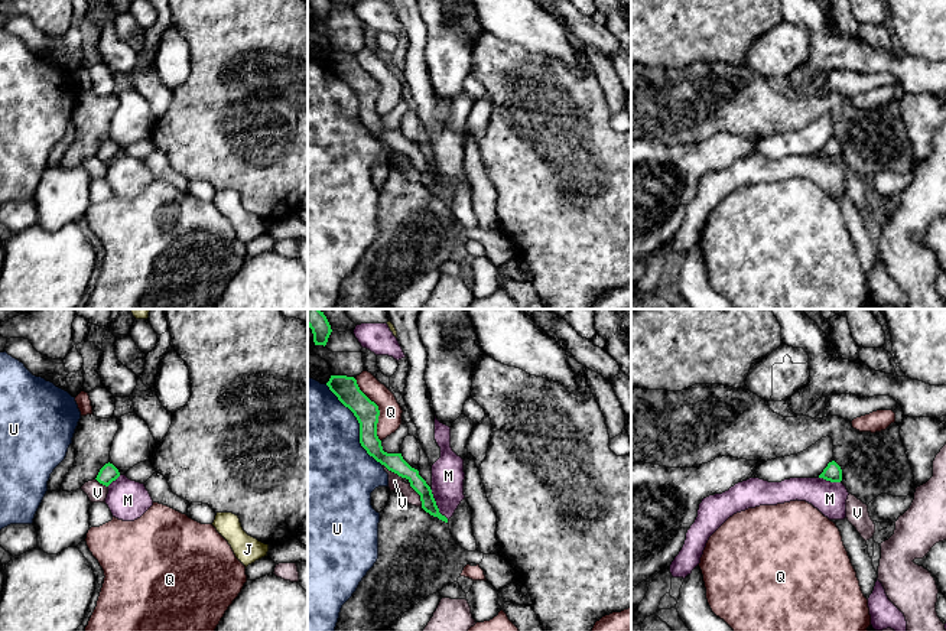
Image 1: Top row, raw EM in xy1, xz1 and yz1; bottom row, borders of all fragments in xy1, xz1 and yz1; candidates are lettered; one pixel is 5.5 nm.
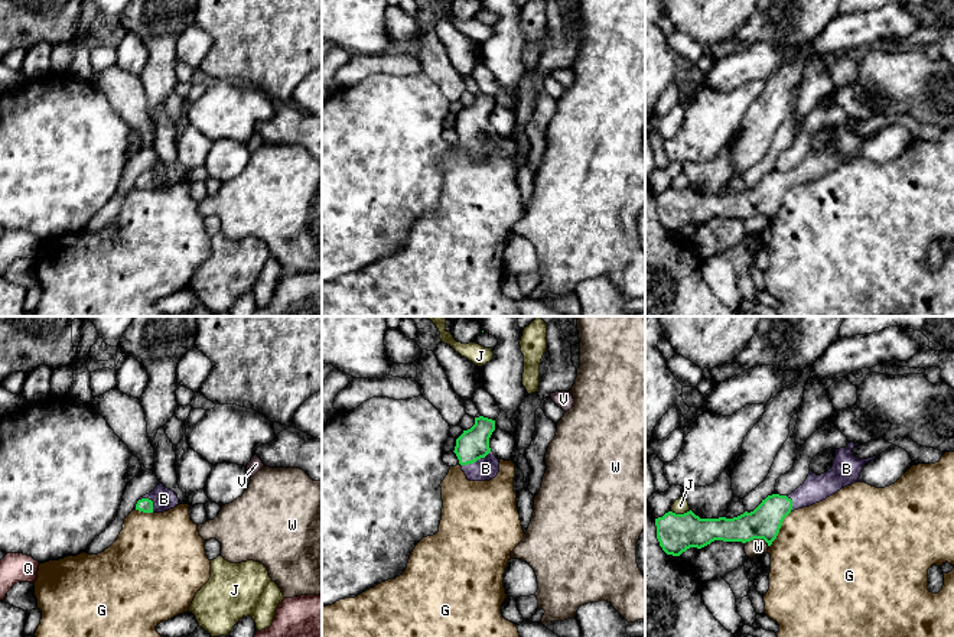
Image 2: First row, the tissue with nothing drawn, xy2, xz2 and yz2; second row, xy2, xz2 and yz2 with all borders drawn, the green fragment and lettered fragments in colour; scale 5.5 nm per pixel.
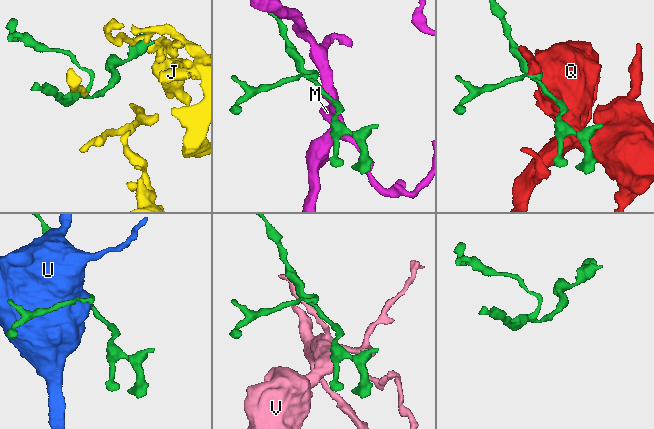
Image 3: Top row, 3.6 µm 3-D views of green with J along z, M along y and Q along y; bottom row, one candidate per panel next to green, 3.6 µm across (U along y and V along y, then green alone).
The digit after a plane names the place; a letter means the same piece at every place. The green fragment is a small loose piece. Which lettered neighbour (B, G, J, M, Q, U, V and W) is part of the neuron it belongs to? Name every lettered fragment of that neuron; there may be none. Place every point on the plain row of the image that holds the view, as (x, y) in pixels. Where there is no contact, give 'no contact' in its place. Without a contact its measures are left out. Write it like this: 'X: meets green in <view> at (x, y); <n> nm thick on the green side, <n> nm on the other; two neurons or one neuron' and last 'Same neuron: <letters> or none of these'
B: meets green in xz2 at (475, 137); 180 nm thick on the green side, 130 nm on the other; one neuron
G: meets green in yz2 at (780, 204); 180 nm thick on the green side, 480 nm on the other; two neurons
J: meets green in yz2 at (680, 191); 220 nm thick on the green side, 90 nm on the other; two neurons
M: meets green in xz1 at (435, 181); 80 nm thick on the green side, 180 nm on the other; two neurons
Q: meets green in xz1 at (379, 87); 140 nm thick on the green side, 130 nm on the other; two neurons
U: meets green in xz1 at (360, 103); 140 nm thick on the green side, 480 nm on the other; two neurons
V: meets green in xz1 at (419, 171); 110 nm thick on the green side, 80 nm on the other; two neurons
W: meets green in yz2 at (756, 214); 180 nm thick on the green side, 100 nm on the other; two neurons
Same neuron: B

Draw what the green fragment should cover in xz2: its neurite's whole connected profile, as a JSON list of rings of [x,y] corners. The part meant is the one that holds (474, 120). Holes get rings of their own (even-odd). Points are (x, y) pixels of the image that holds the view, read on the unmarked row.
[[[479,92],[475,101],[456,116],[455,130],[469,157],[489,157],[499,149],[499,136],[489,124],[495,97]]]

